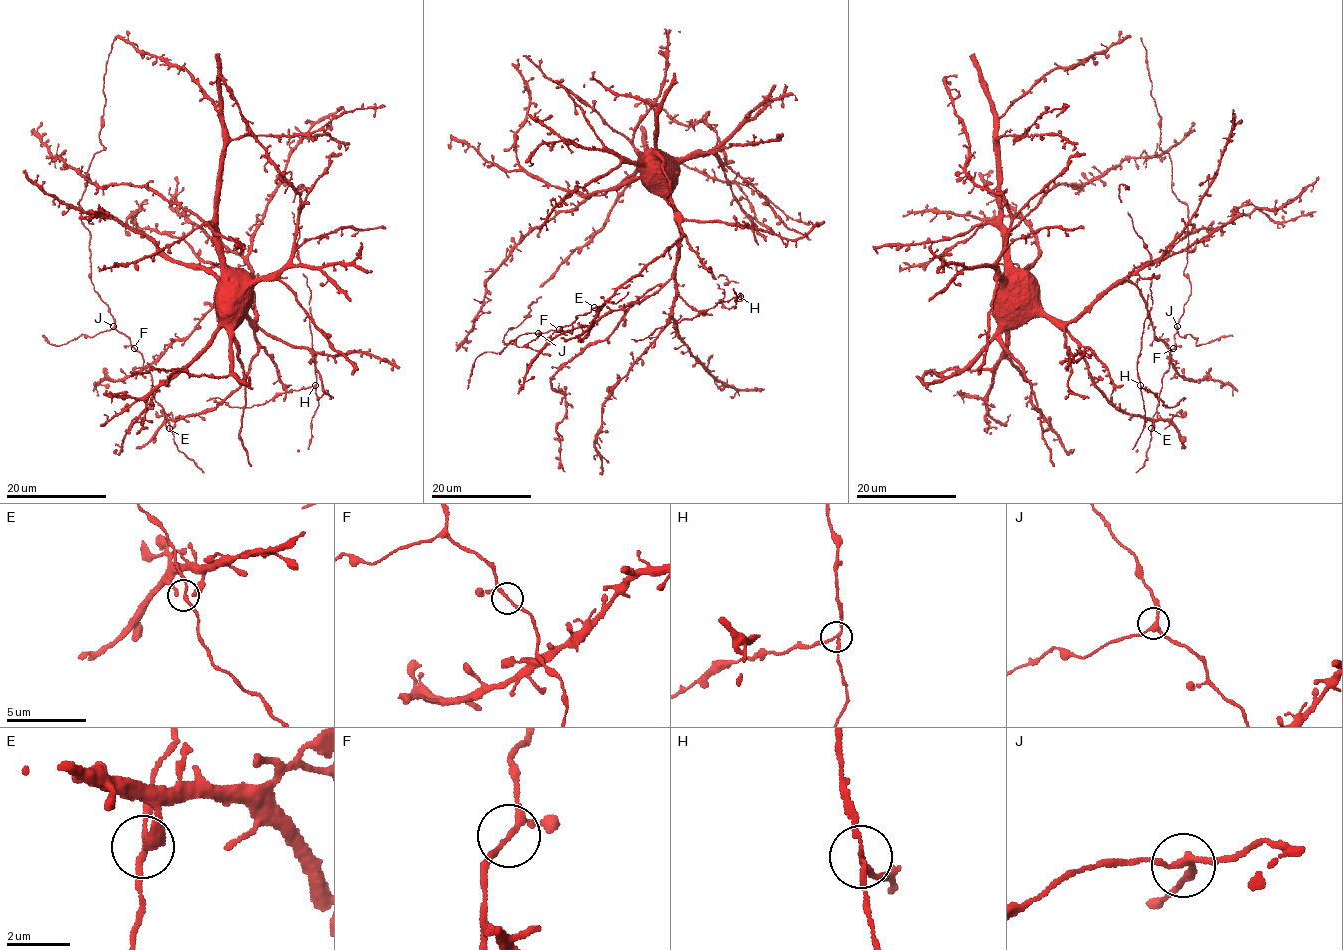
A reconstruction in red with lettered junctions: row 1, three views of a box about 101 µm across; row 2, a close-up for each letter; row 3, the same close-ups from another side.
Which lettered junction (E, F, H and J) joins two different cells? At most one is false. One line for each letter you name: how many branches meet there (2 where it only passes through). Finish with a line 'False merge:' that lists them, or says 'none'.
H: Branches: 3
False merge: H

